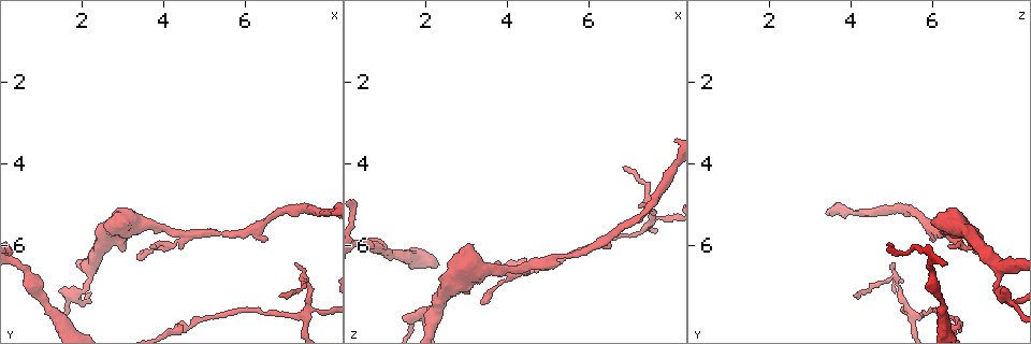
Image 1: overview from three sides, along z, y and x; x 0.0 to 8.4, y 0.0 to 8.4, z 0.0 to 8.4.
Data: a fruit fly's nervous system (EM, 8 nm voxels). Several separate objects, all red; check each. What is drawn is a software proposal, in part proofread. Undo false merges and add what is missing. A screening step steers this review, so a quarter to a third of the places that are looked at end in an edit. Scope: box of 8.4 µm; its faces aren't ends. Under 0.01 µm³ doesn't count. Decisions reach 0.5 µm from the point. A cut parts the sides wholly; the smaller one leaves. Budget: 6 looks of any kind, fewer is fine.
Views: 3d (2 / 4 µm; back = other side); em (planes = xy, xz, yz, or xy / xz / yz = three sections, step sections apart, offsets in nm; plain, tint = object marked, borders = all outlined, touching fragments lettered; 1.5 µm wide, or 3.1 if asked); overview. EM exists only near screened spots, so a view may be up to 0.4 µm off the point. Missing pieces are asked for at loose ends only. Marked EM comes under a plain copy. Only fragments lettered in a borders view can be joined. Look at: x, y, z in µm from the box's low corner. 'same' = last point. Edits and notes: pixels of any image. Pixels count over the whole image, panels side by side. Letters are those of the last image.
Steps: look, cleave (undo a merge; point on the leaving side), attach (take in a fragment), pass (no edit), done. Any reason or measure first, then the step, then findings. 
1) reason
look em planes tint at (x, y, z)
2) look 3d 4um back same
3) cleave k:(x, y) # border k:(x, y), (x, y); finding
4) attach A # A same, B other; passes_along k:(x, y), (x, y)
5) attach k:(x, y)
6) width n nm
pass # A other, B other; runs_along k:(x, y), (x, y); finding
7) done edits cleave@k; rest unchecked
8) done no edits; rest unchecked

thick turns thin
look 3d 2um at (2.25, 6.50, 7.60)

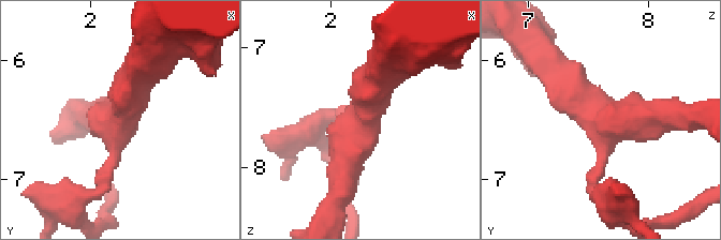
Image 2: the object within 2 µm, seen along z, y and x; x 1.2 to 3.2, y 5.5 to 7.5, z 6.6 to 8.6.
arms 3
look em xz step 4 borders at (2.22, 6.52, 7.60)

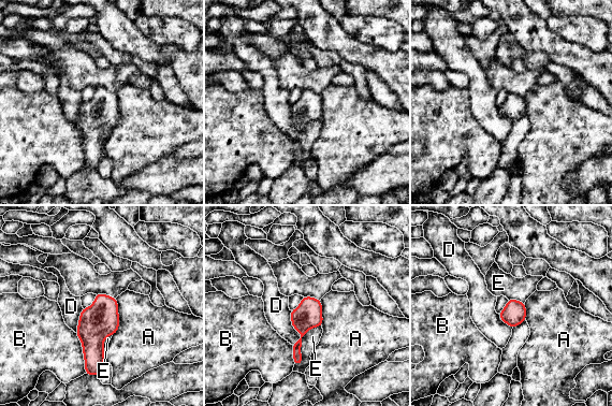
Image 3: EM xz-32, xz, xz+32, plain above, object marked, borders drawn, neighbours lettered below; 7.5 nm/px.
another direction
look em planes borders same

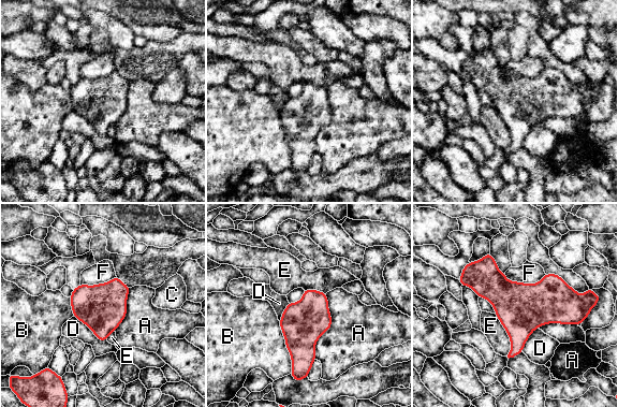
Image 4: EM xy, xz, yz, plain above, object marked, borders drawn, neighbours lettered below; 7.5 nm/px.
pass # A other, B other, C other, D other, E other, F other; all the same neuron

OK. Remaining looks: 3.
sudden change in width
look em planes tint at (1.15, 7.40, 6.15)

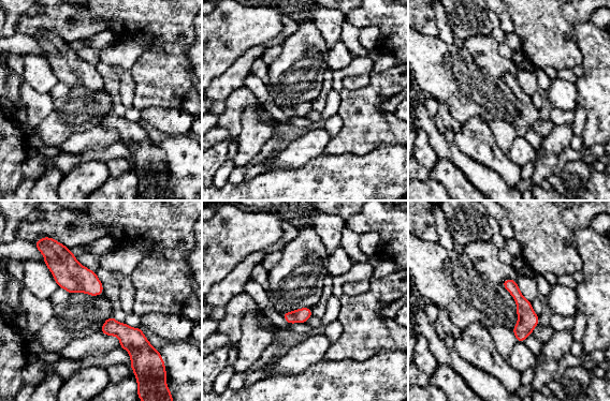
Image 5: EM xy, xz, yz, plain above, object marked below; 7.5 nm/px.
what lies round it
look em planes borders same

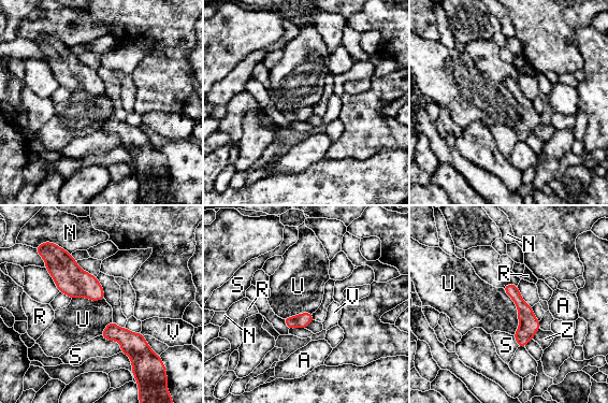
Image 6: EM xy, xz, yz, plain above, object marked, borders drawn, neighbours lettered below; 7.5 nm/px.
pass # A other, N other, R other, S other, U other, V other, Z other; all the same neuron

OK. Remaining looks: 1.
done no edits; rest unchecked

